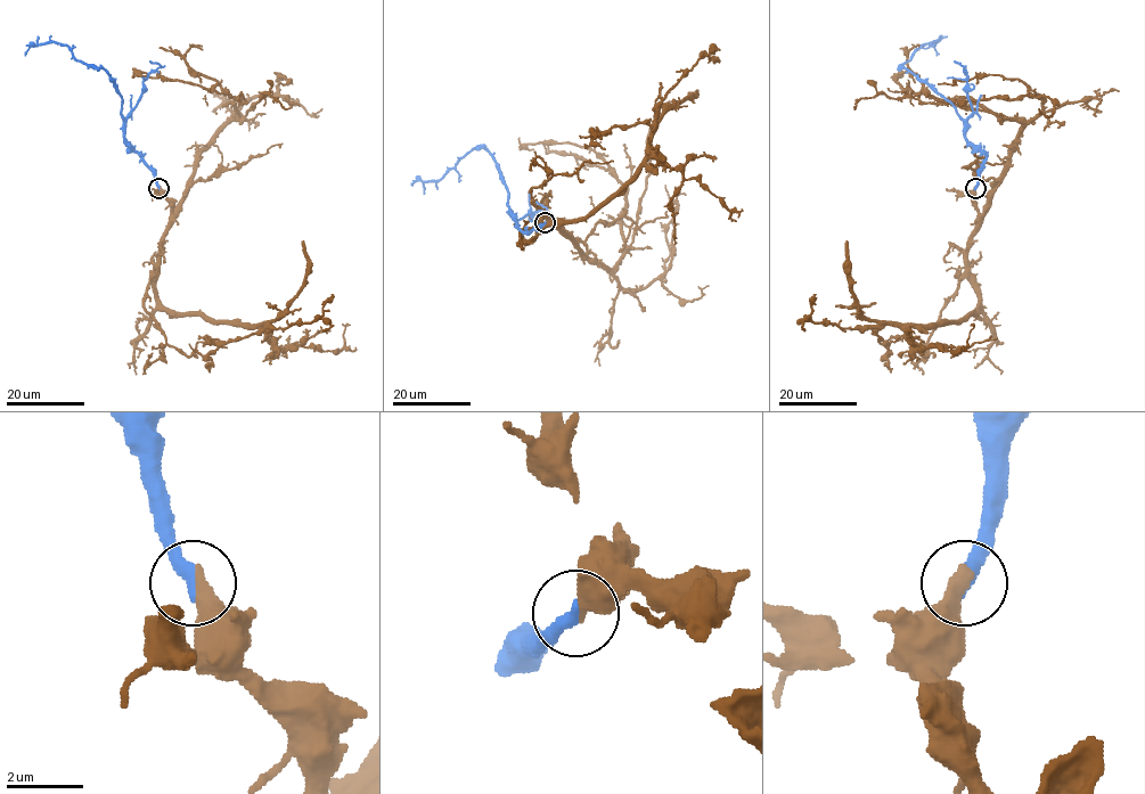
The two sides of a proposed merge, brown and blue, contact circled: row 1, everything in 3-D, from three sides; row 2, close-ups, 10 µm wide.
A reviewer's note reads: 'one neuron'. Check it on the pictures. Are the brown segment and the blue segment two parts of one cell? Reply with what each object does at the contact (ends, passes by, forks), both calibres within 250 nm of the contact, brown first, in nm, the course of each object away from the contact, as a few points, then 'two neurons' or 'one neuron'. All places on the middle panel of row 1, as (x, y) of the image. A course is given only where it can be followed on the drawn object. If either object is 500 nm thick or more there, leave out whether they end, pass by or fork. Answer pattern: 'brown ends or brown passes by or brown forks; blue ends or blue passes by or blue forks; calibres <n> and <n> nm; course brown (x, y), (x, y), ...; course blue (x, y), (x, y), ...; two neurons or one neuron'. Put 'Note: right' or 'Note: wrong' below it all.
brown ends; blue ends; calibres 440 and 400 nm; course brown (546, 222), (586, 219), (604, 205), (646, 154), (657, 104), (701, 58), (719, 63); course blue (545, 222), (530, 231), (518, 227), (499, 165), (483, 148), (473, 148), (441, 178), (410, 183); one neuron
Note: right

